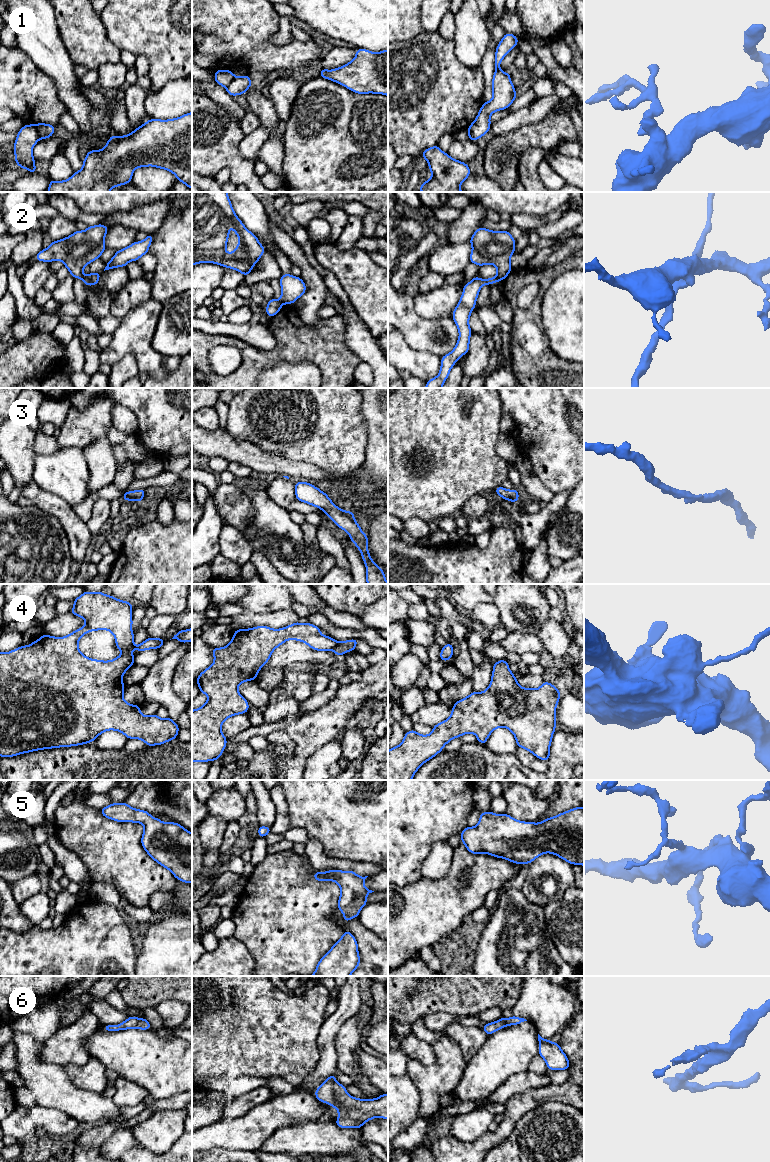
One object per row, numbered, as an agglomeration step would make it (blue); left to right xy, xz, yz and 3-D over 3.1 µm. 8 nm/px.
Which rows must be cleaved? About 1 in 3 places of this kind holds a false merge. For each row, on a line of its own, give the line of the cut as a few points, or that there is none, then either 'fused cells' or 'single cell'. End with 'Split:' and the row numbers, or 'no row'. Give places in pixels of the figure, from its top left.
1: cut in xy along (33, 124), (39, 138); fused cells
2: cut in yz along (496, 276), (499, 280); fused cells
3: no cut; single cell
4: no cut; single cell
5: no cut; single cell
6: no cut; single cell
Split: 1, 2

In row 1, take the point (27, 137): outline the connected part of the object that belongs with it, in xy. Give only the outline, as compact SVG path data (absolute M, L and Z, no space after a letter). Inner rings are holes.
M26 124L17 133L14 145L15 162L20 168L37 173L32 148L38 142L39 137L34 125Z

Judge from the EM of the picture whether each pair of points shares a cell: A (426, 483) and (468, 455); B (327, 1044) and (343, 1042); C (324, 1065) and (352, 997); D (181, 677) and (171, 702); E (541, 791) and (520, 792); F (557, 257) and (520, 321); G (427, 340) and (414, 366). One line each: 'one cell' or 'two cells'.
A: one cell
B: two cells
C: one cell
D: two cells
E: two cells
F: two cells
G: two cells

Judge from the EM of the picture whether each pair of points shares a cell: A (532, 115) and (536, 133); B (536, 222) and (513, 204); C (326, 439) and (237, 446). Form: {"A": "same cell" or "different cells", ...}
{"A": "different cells", "B": "different cells", "C": "different cells"}

